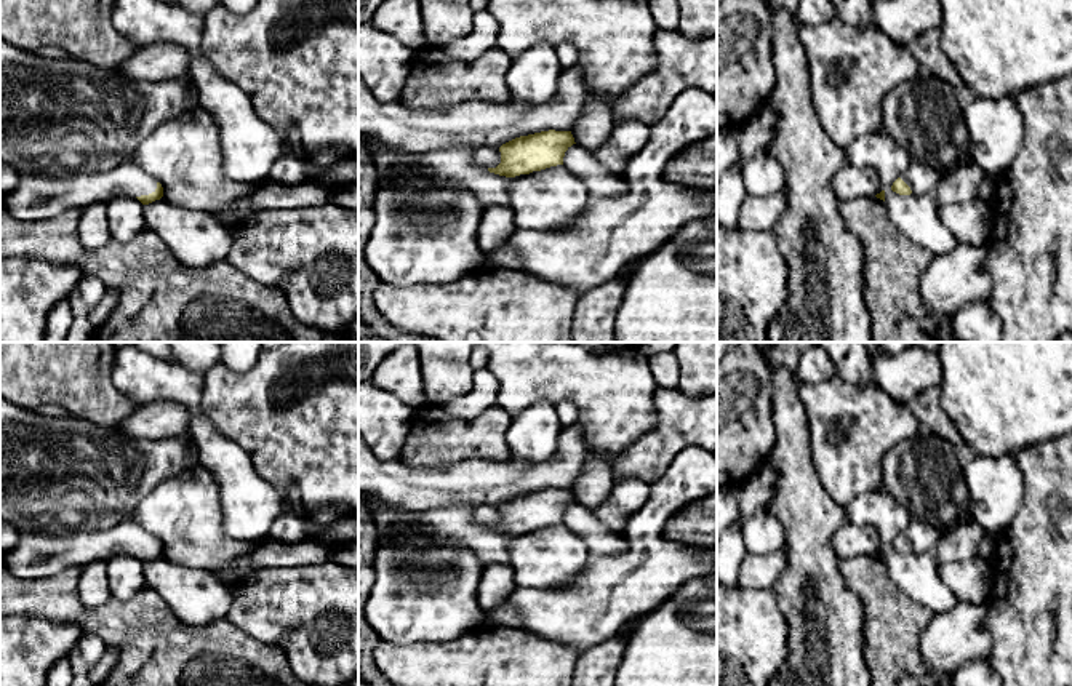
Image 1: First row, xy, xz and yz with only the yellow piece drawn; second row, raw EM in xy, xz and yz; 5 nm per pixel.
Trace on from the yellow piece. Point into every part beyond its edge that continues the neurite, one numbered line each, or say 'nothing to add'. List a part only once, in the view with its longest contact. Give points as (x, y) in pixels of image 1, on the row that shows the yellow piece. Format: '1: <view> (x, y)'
1: xy (36, 197)

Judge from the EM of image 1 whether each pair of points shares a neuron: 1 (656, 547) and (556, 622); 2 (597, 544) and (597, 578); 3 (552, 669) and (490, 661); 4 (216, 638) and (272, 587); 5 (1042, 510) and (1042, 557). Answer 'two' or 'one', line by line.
1: one
2: two
3: one
4: two
5: one

